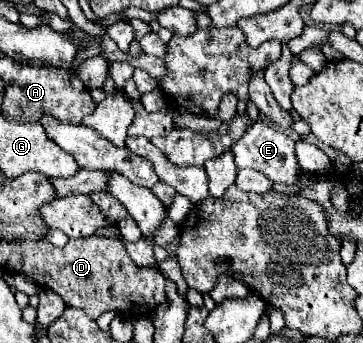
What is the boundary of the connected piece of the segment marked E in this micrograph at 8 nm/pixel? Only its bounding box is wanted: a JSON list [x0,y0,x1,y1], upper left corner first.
[232,122,300,184]

